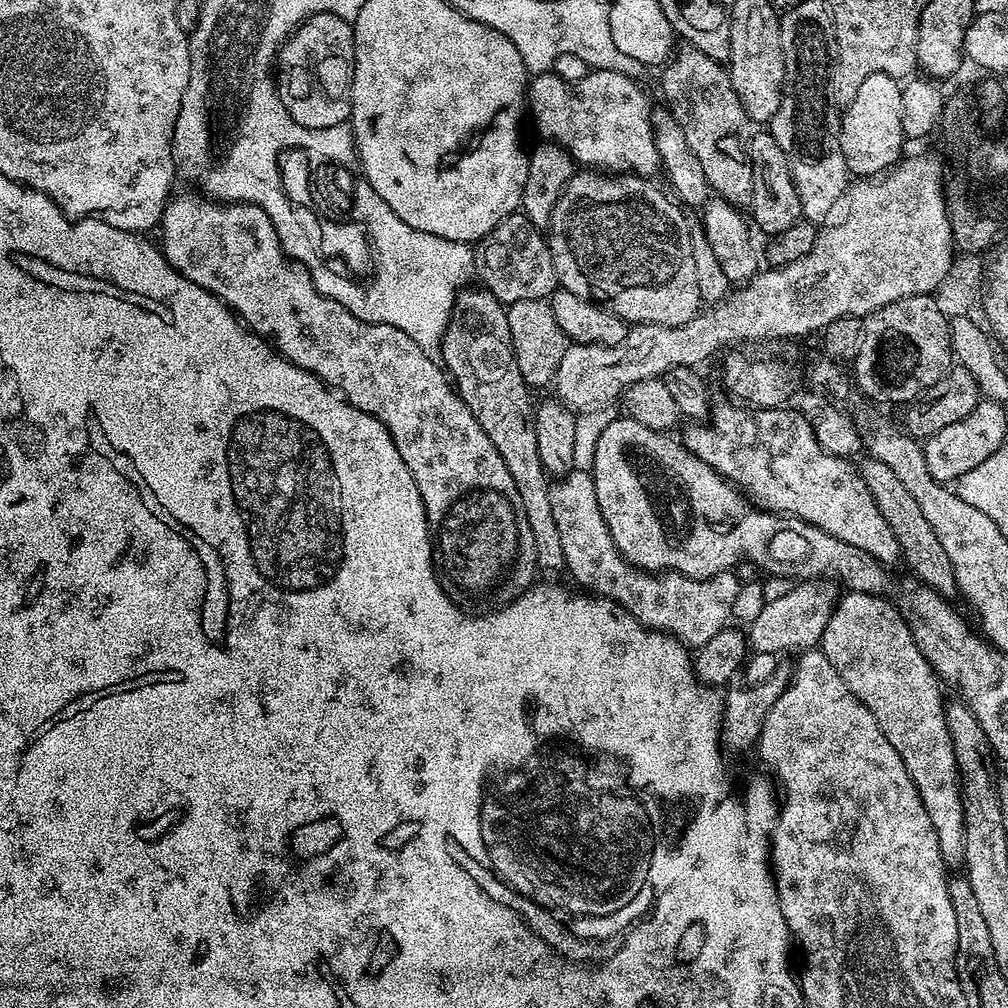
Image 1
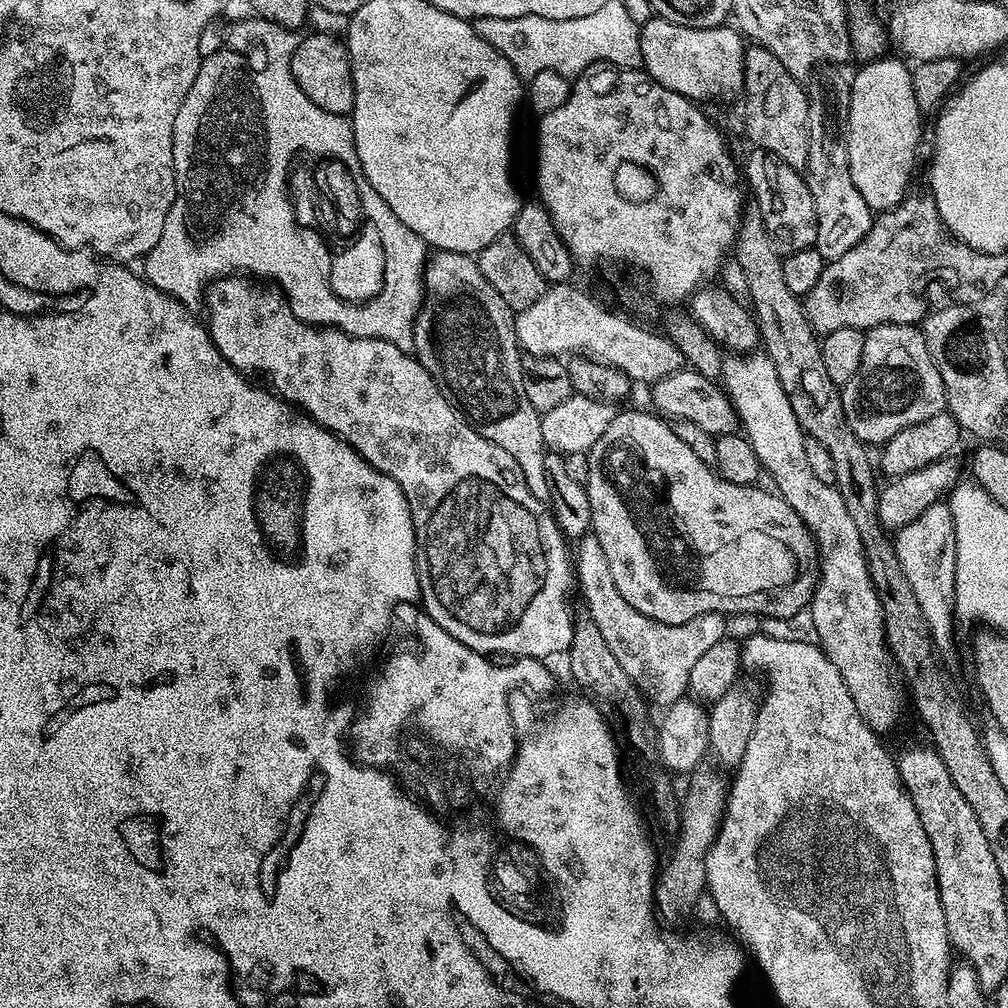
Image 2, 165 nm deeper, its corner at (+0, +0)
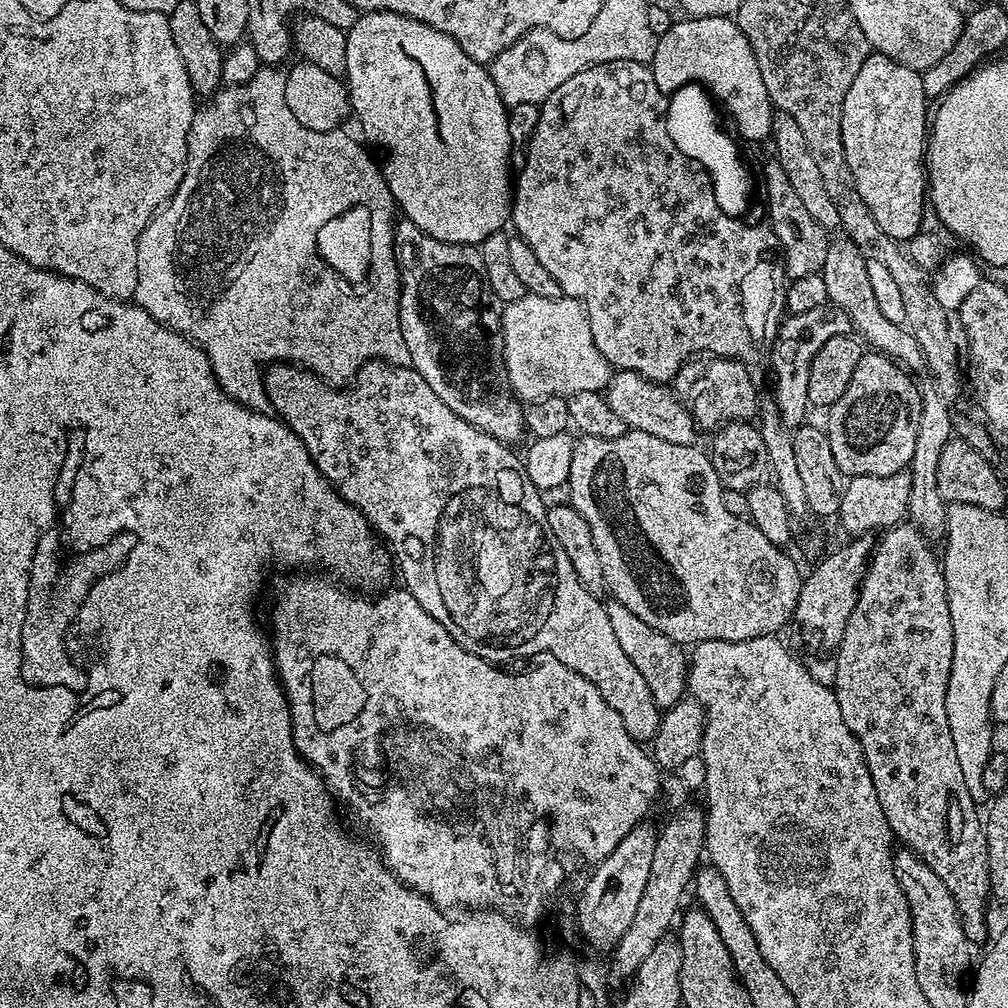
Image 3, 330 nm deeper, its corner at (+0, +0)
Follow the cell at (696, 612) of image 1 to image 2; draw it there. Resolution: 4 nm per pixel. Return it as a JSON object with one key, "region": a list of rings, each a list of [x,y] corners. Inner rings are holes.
{"region":[[[591,534],[583,536],[575,545],[574,580],[578,585],[579,595],[580,592],[584,595],[583,607],[590,614],[590,618],[594,618],[594,626],[598,626],[598,630],[602,630],[602,638],[606,638],[606,646],[610,646],[614,658],[618,658],[622,670],[626,670],[626,674],[636,684],[641,696],[647,698],[653,705],[656,703],[662,704],[661,706],[669,706],[684,698],[688,692],[690,670],[694,670],[698,658],[702,658],[702,654],[706,654],[706,650],[710,650],[710,646],[725,639],[725,617],[718,612],[702,614],[685,624],[663,624],[657,620],[646,618],[646,614],[638,614],[638,610],[634,610],[634,606],[630,606],[630,602],[626,602],[626,598],[622,598],[618,586],[614,586],[614,577],[610,575],[610,565],[606,563],[606,554],[602,554],[602,546],[598,542],[598,538]]]}

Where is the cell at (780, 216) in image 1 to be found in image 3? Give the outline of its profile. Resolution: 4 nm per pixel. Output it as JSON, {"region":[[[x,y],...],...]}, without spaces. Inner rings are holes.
{"region":[[[775,158],[769,160],[769,164],[764,168],[764,196],[768,199],[766,211],[772,229],[780,243],[783,271],[784,268],[788,271],[789,281],[815,276],[826,262],[830,243],[829,229],[818,226],[818,222],[814,222],[814,217],[804,209],[793,184],[790,183],[790,178],[786,178],[786,170],[782,170],[780,161]]]}

